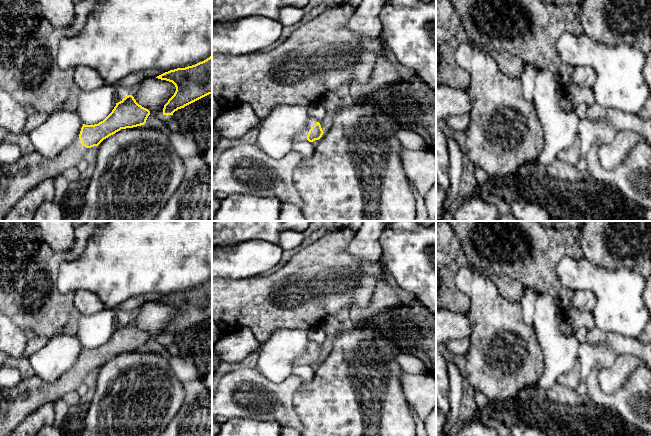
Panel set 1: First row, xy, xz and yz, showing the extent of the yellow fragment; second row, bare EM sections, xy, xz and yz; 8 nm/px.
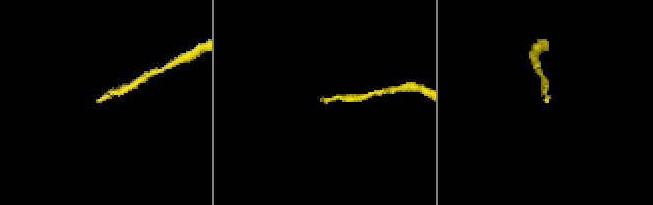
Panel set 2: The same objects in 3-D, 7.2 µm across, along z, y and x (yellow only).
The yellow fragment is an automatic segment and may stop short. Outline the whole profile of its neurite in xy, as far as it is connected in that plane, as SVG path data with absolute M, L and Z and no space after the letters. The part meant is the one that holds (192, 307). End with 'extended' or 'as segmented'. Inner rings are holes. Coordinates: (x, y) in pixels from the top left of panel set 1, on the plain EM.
M212 280L195 289L165 296L156 302L172 306L176 315L164 329L163 339L173 339L178 333L212 318Z; as segmented

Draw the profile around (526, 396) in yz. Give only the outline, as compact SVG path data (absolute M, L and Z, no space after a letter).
M523 389L515 398L522 404L541 404L552 398L552 393L543 390Z

